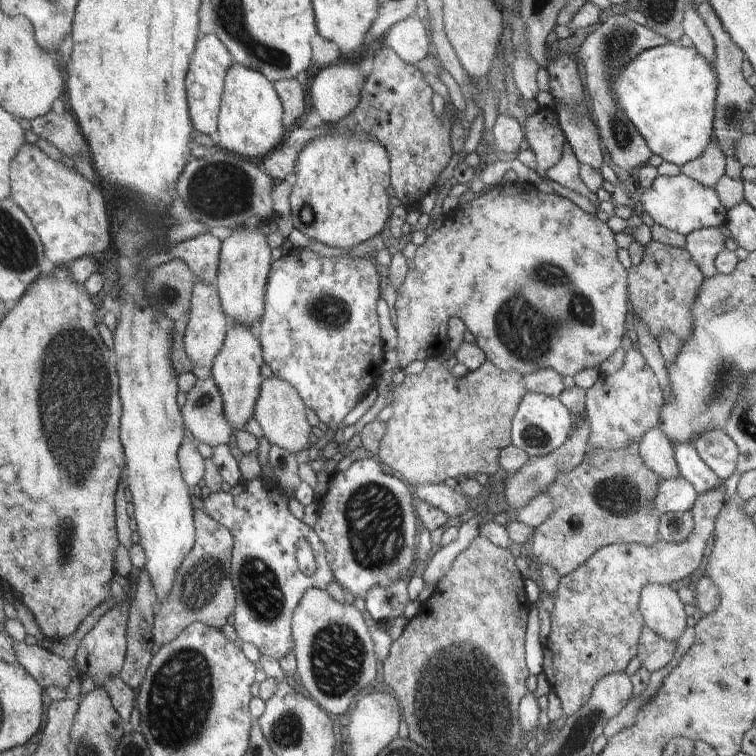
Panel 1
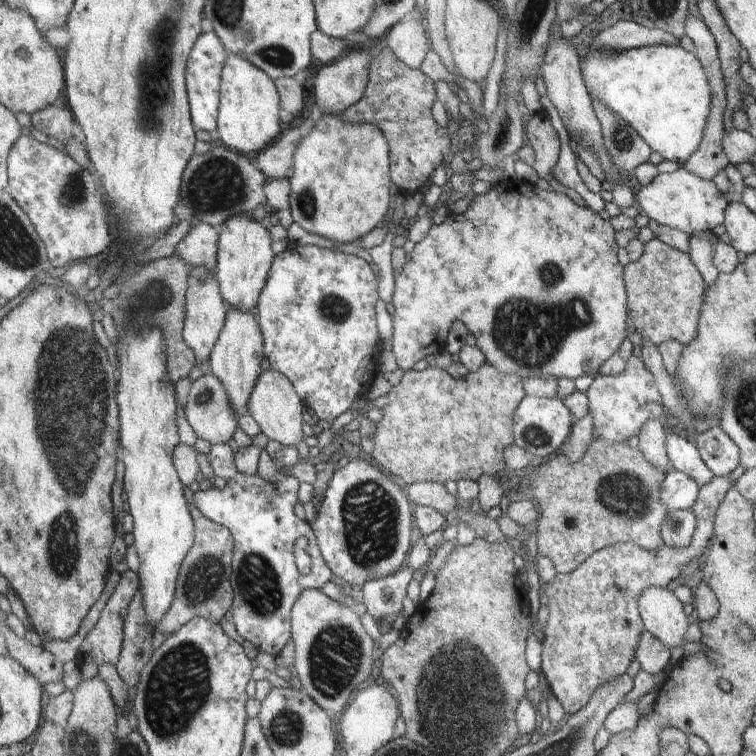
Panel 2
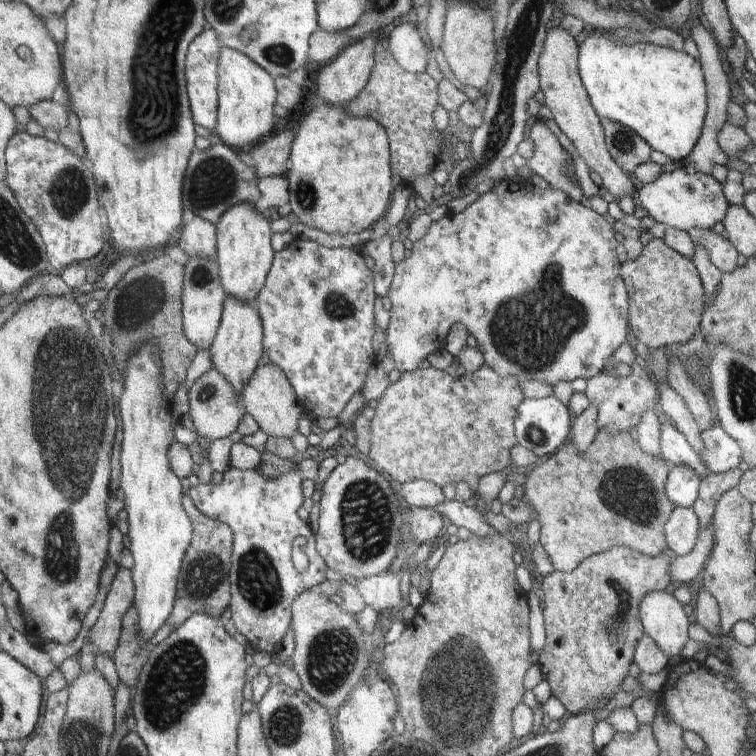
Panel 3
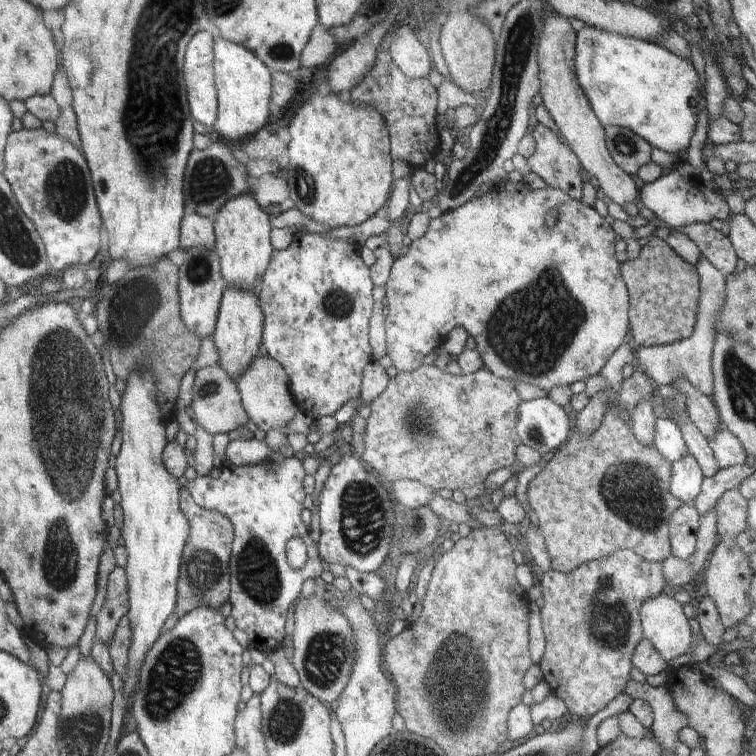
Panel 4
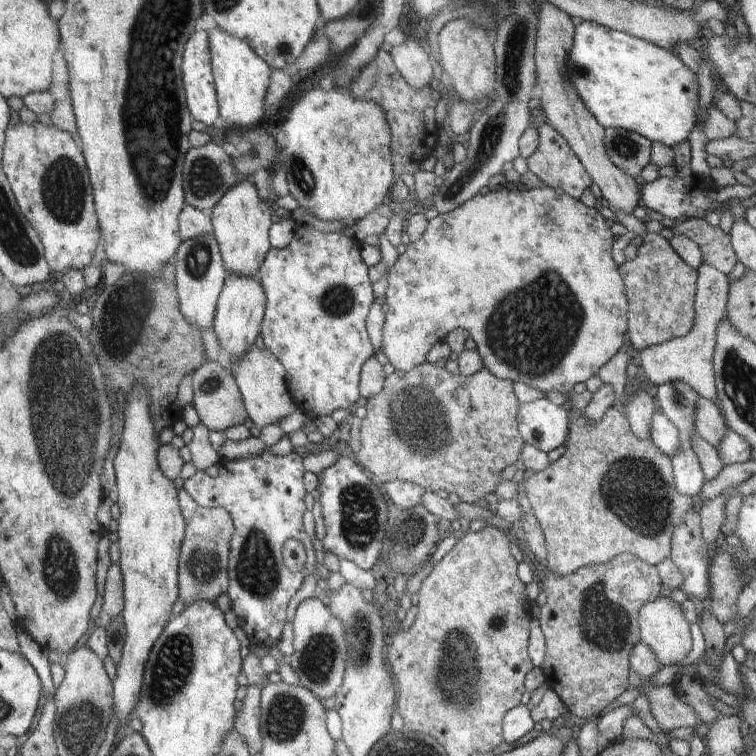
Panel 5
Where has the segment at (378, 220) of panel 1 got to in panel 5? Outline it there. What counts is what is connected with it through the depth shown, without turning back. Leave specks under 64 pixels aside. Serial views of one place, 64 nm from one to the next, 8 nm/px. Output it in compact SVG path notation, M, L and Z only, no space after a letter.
M315 89L304 94L290 110L283 126L286 147L282 150L289 194L299 206L320 220L361 220L384 202L396 177L392 171L391 130L385 112L372 101L355 99L348 89Z

